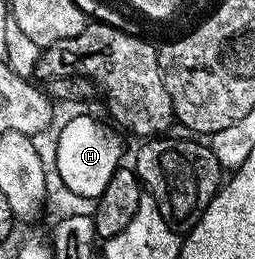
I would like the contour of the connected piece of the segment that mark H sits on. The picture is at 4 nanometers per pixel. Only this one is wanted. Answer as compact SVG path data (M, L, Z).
M85 114L69 119L60 130L55 144L55 168L62 184L75 196L94 200L105 190L105 185L122 163L123 144L119 133Z

